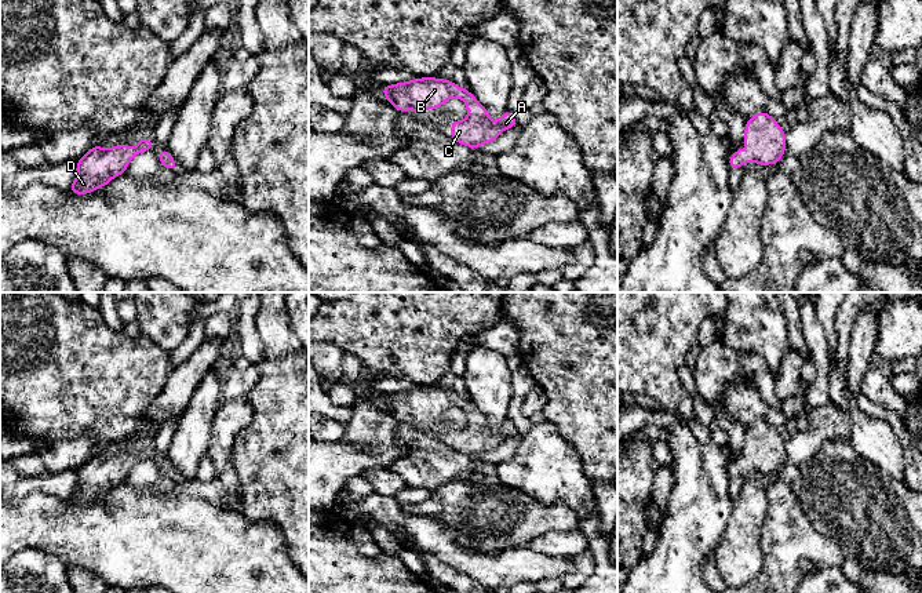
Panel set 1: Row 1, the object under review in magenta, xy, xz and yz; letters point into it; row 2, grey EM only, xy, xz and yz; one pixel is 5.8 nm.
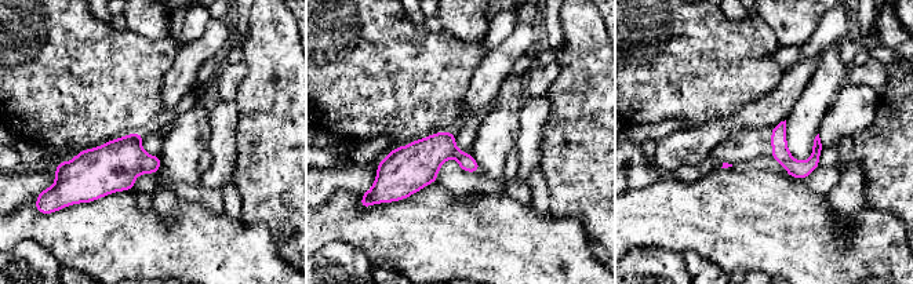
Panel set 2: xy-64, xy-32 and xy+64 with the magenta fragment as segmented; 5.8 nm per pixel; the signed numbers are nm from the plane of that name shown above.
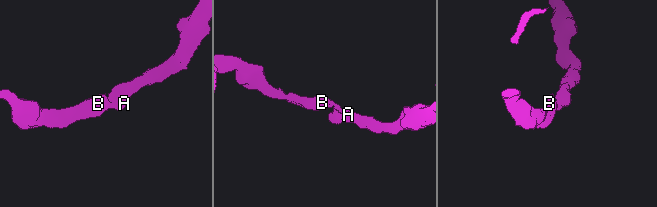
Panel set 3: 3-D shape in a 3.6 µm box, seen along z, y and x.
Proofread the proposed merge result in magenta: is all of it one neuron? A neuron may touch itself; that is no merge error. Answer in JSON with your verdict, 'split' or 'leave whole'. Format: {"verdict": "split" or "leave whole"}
{"verdict": "leave whole"}

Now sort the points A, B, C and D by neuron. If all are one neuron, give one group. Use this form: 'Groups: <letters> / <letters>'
Groups: A B C D

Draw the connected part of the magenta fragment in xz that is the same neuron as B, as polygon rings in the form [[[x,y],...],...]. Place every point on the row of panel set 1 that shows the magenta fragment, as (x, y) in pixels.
[[[420,77],[397,84],[383,86],[385,99],[400,113],[424,112],[441,108],[447,101],[459,98],[466,103],[467,117],[453,120],[451,138],[462,146],[477,149],[495,141],[507,128],[515,127],[515,117],[507,110],[496,123],[491,120],[489,112],[466,88],[459,87],[452,80]]]

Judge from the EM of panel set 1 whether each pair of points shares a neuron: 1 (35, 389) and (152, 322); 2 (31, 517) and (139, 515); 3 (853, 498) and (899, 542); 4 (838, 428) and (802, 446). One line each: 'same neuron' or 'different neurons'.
1: different neurons
2: same neuron
3: same neuron
4: same neuron

